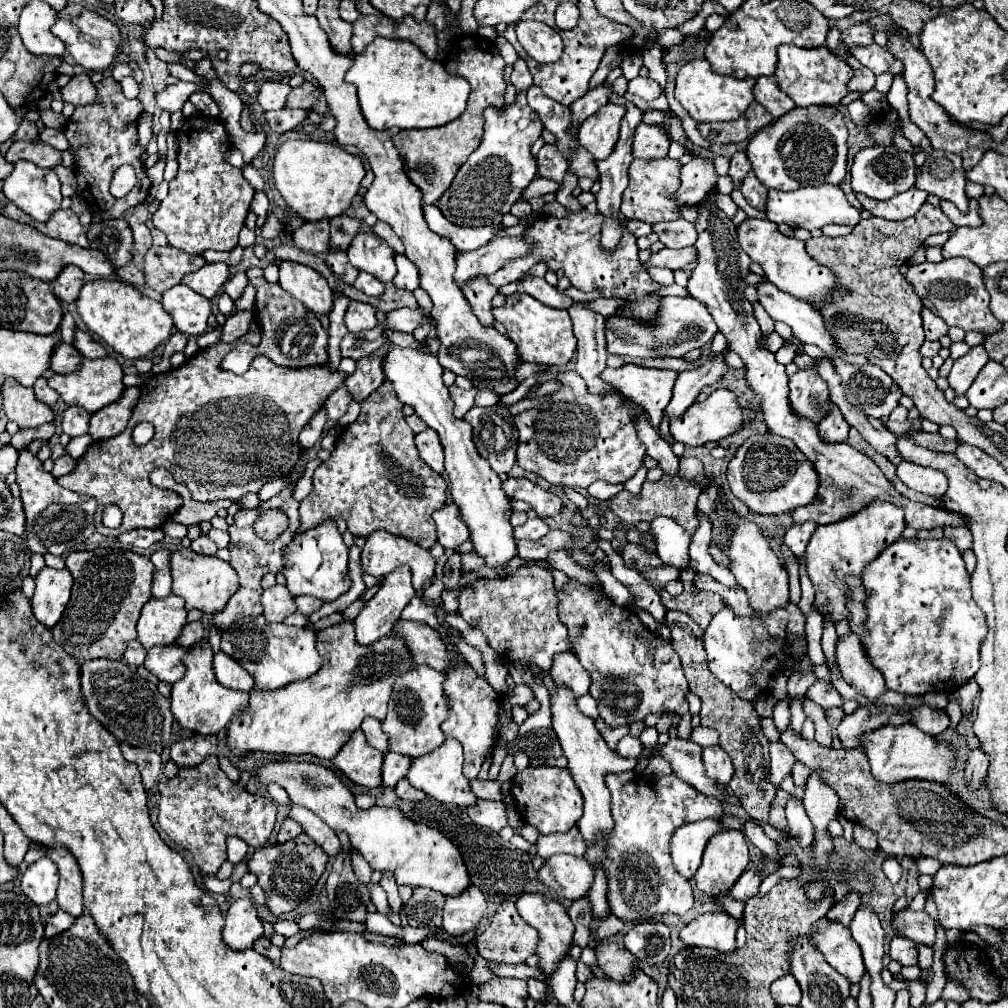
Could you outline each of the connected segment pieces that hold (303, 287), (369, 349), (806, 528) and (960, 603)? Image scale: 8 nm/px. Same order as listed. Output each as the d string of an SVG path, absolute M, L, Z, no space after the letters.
M281 261L279 263L279 285L305 303L313 313L327 315L331 311L333 299L331 299L331 287L327 285L327 279L321 277L315 269L293 263L293 261Z
M377 325L371 331L363 331L363 333L347 333L341 341L341 357L349 357L349 359L363 359L369 353L373 353L375 349L379 349L383 343L387 343L387 339L383 339L381 333L381 325Z
M807 521L803 525L793 525L785 531L785 545L797 555L797 557L803 557L805 555L805 547L813 535L813 531L817 529L817 523L813 521Z
M897 539L863 569L861 583L867 591L867 621L861 643L869 661L885 677L887 689L903 695L925 695L931 691L951 693L979 671L979 647L987 635L987 623L983 611L971 597L963 557L949 539Z

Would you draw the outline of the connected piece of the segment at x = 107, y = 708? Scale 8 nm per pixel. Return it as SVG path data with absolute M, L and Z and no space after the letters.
M91 659L81 663L81 687L83 687L83 697L89 707L89 713L105 725L119 743L127 741L127 745L135 745L141 749L151 749L159 755L165 755L169 745L171 745L171 725L173 725L173 715L169 711L169 699L165 699L159 691L157 685L145 681L143 677L137 675L135 667L127 665L123 659L111 661L111 659Z

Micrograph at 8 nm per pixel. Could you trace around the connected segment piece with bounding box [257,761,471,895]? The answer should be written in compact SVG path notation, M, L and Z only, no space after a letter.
M269 763L257 769L257 777L269 785L279 783L295 805L313 811L331 829L345 831L351 839L355 851L359 851L371 869L391 871L397 885L409 887L429 887L443 895L459 895L471 883L467 867L461 859L459 849L437 829L423 823L409 821L397 809L371 807L367 811L357 809L351 791L341 783L341 779L327 767L317 763Z

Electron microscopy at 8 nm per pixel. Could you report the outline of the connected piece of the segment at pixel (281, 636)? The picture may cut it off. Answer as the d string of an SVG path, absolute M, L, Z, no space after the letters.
M261 615L259 617L245 617L243 621L235 621L231 629L227 629L221 637L221 651L227 653L233 659L251 659L251 661L239 661L241 667L245 667L255 677L255 689L261 691L273 691L281 689L295 679L307 679L315 675L321 667L321 657L315 649L315 631L309 627L287 627L285 623L269 623Z

